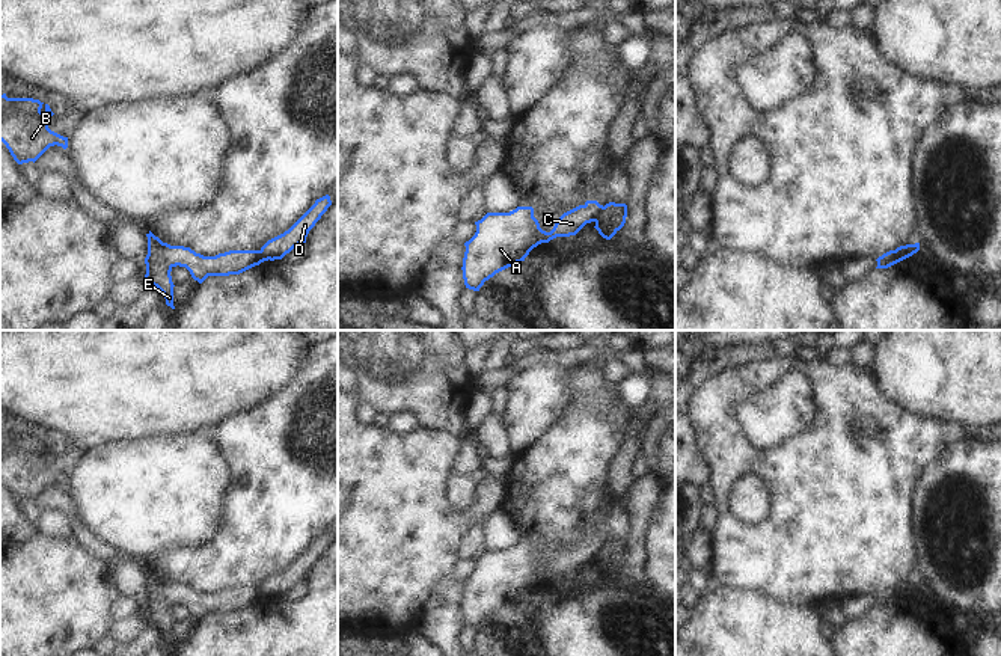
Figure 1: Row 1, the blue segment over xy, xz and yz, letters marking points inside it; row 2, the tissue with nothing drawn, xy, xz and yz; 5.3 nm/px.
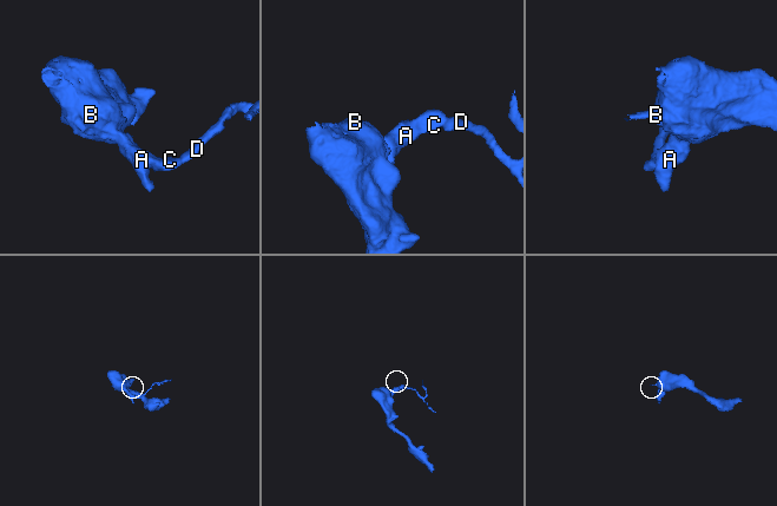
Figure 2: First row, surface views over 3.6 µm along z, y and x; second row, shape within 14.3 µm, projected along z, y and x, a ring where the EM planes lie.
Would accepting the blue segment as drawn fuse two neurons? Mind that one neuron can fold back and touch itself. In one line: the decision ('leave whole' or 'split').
split

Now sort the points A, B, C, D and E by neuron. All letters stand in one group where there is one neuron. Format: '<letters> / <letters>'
A B C E / D

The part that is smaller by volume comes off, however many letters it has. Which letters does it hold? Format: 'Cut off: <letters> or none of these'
Cut off: D

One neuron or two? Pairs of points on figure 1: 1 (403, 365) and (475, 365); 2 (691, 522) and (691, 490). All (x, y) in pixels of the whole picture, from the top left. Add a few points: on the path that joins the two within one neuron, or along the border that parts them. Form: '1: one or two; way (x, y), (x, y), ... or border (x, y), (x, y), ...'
1: two; border (466, 350), (466, 368), (474, 380)
2: one; way (692, 514), (692, 498)

